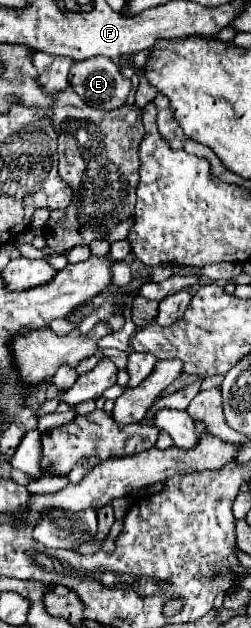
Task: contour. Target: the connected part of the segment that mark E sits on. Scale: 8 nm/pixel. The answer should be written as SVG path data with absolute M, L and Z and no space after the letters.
M107 57L77 61L71 67L69 83L87 105L97 109L121 107L131 91L131 81L121 77L119 65Z

